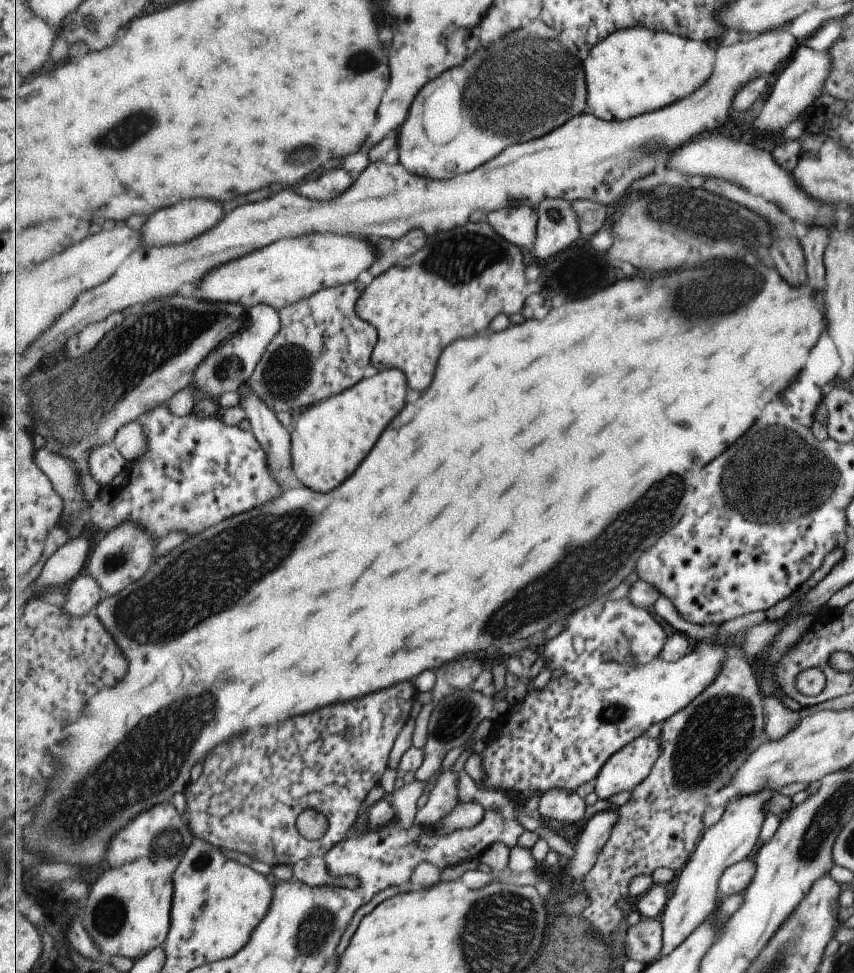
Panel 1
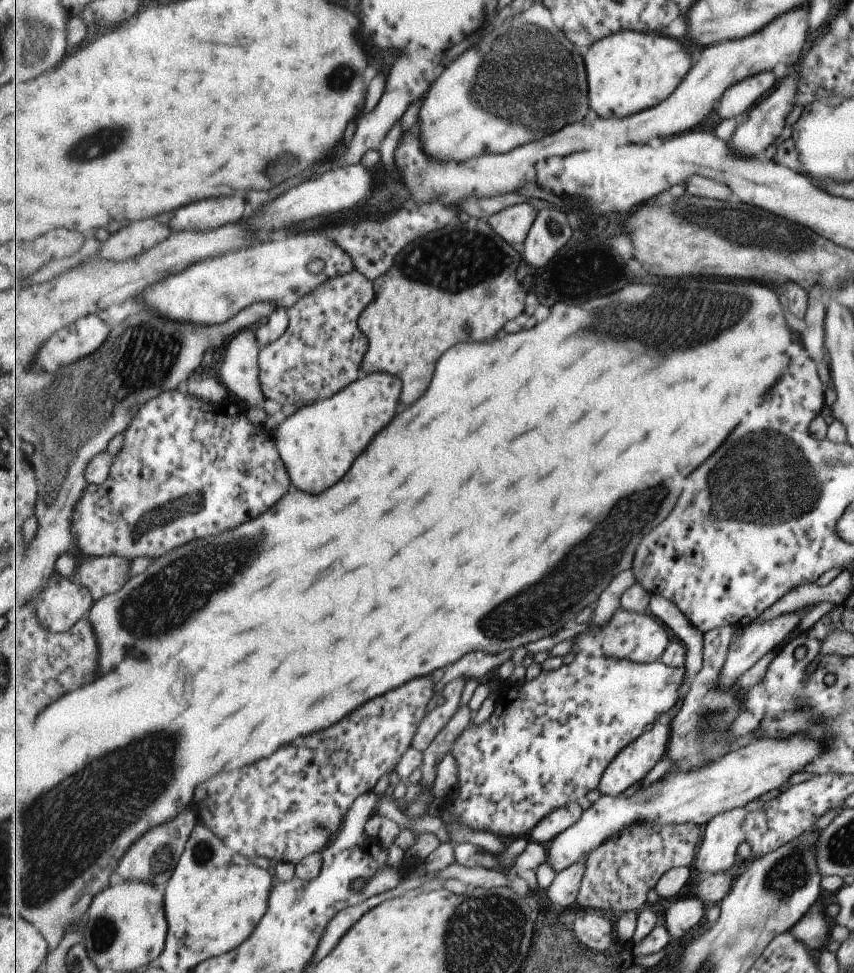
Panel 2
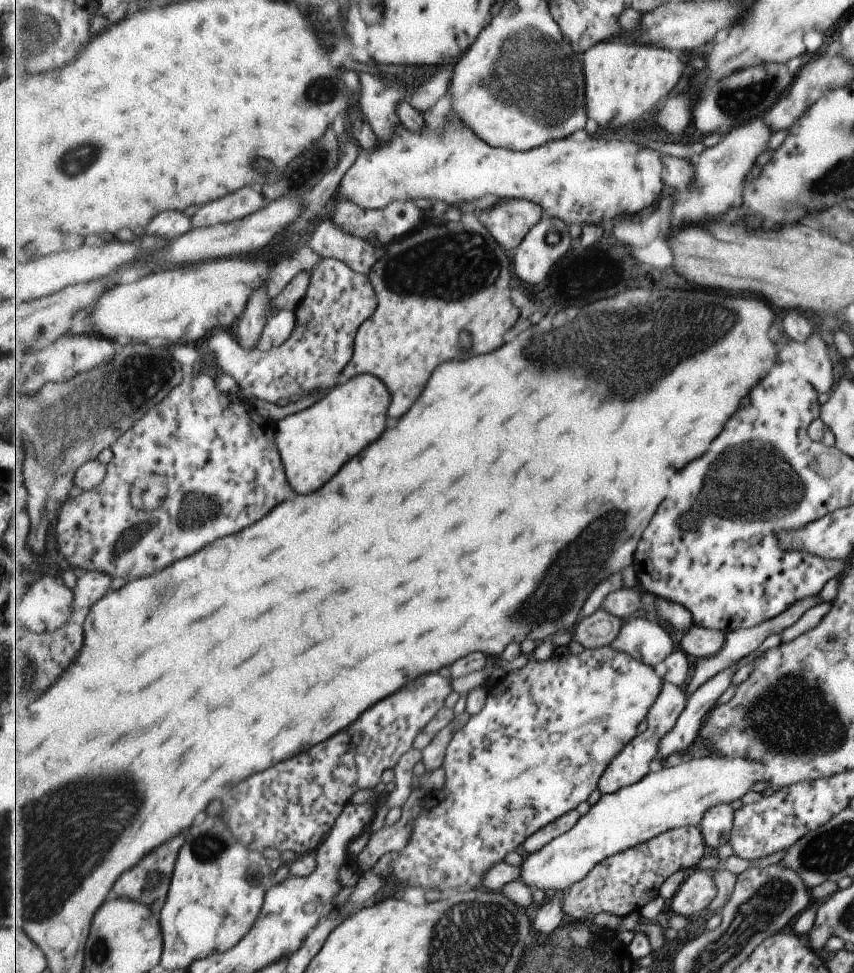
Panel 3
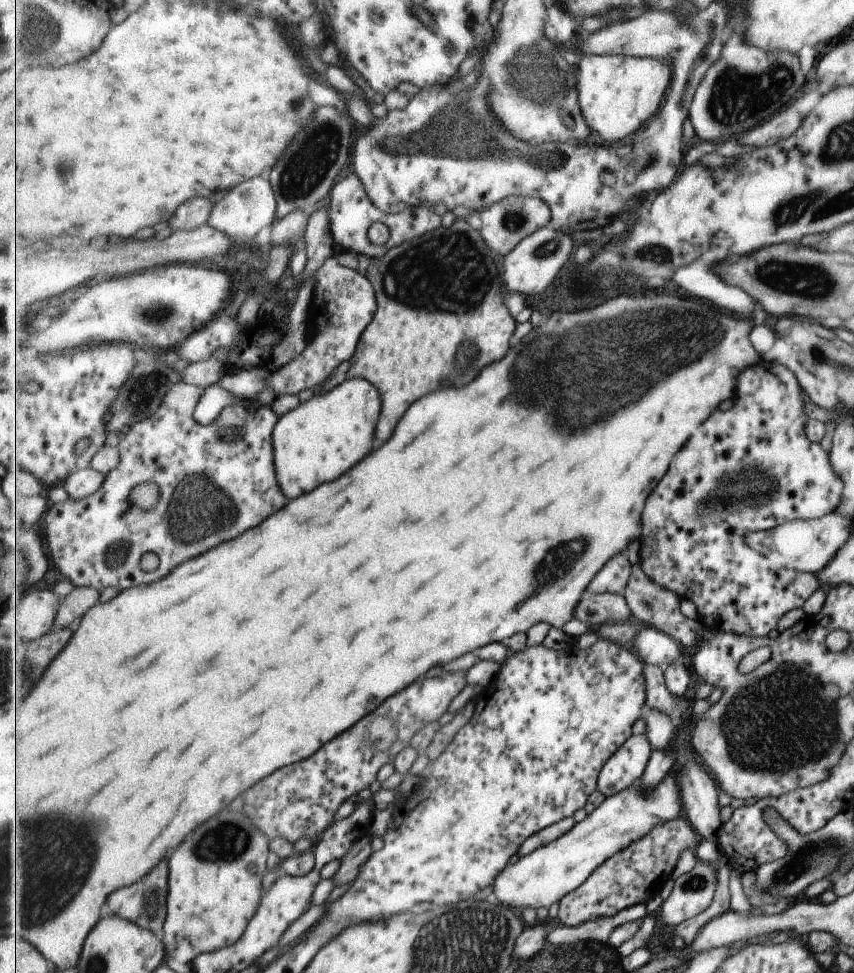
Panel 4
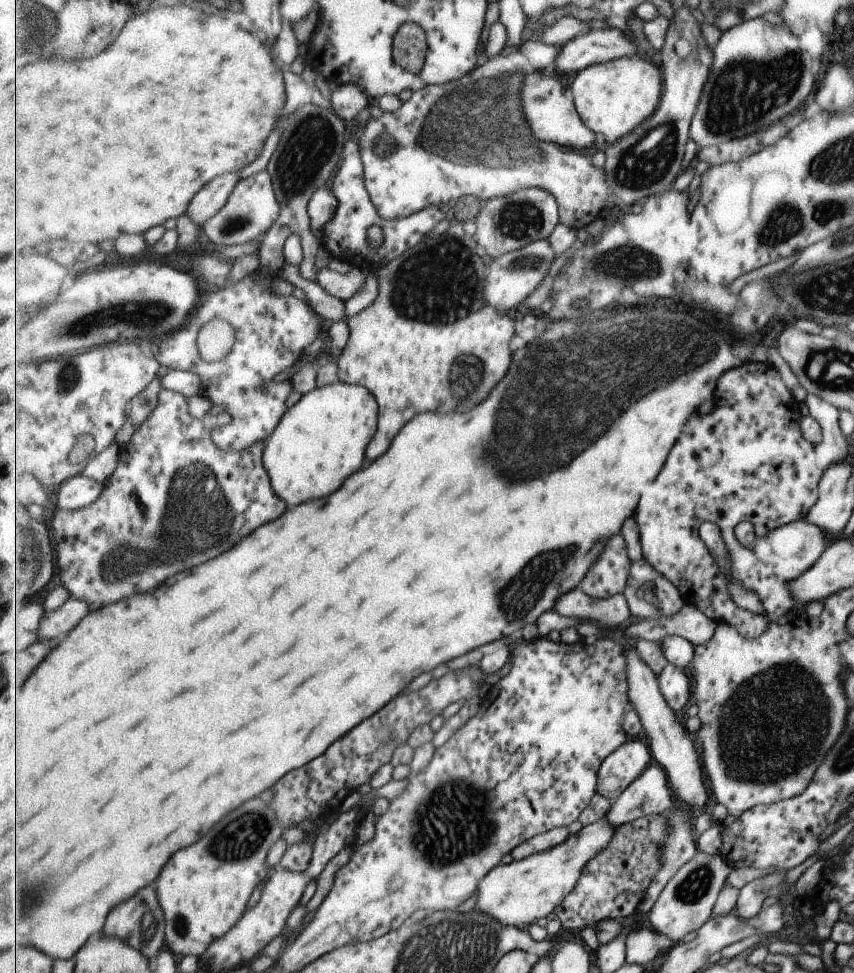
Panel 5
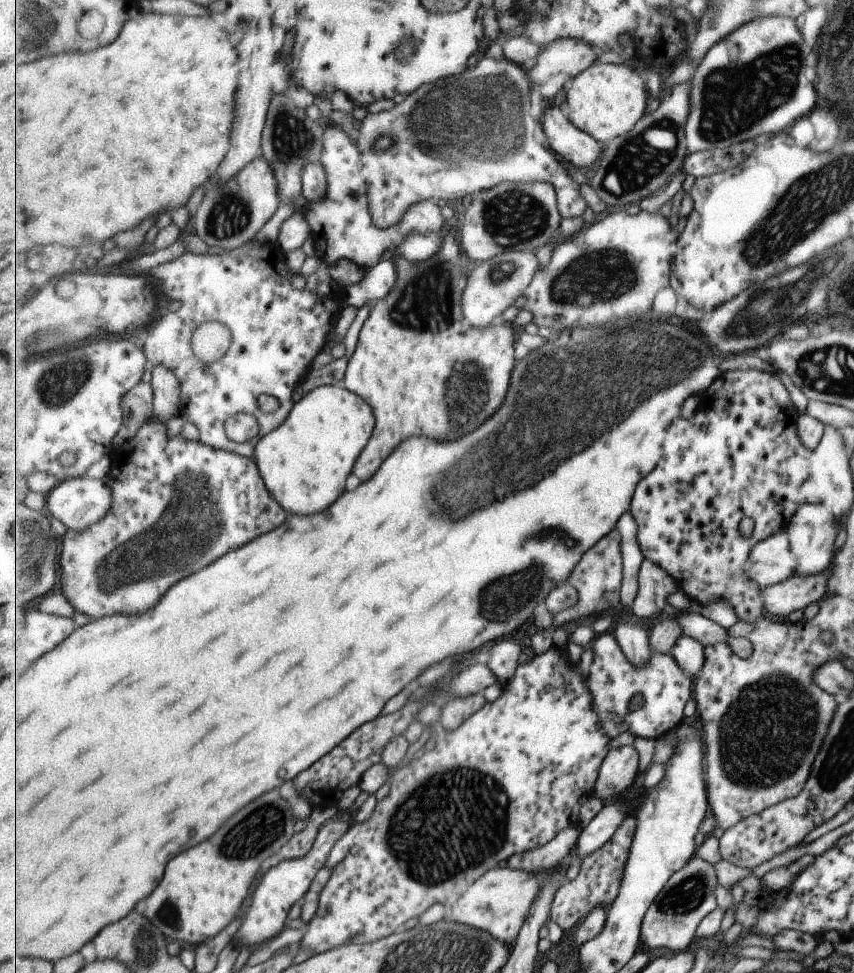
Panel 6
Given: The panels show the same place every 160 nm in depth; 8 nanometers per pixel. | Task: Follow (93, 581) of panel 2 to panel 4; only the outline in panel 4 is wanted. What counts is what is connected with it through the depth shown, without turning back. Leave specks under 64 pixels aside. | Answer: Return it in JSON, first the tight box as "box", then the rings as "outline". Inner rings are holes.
{"box":[55,587,100,628],"outline":[[[75,587],[75,590],[62,599],[56,616],[55,628],[67,628],[75,620],[83,618],[99,602],[100,590],[95,587]]]}

